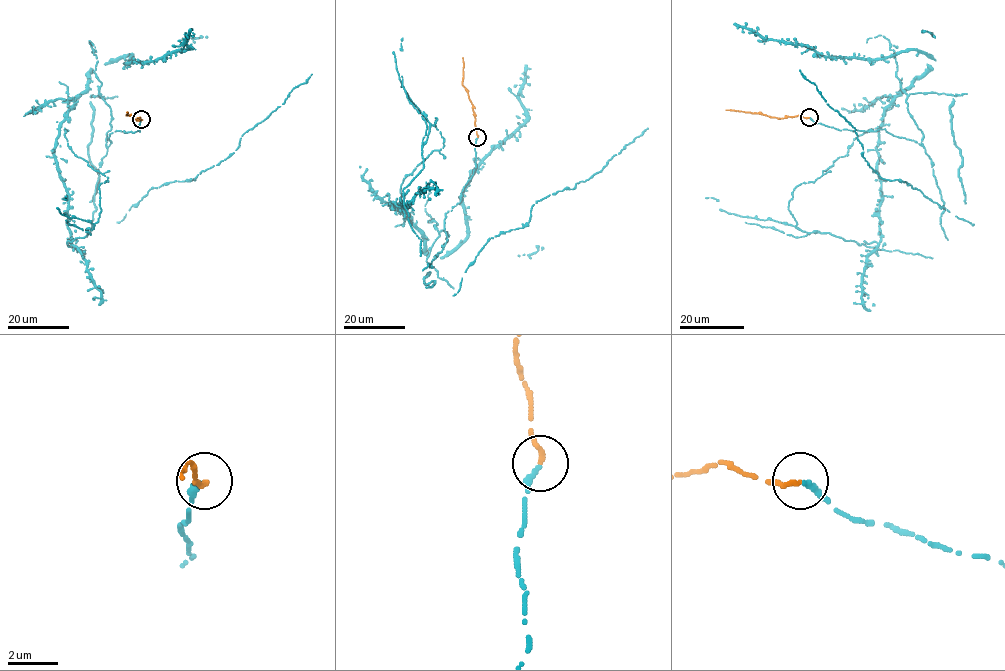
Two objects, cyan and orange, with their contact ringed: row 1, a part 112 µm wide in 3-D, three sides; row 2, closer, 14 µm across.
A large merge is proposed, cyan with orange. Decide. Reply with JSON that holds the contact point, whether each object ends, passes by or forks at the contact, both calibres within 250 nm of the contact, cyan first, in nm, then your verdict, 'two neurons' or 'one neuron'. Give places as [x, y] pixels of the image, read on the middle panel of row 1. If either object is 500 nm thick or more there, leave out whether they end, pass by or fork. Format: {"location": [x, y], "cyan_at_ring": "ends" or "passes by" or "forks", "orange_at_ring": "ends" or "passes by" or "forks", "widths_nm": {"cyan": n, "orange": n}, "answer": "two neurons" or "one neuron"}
{"location": [477, 137], "cyan_at_ring": "ends", "orange_at_ring": "ends", "widths_nm": {"cyan": 280, "orange": 190}, "answer": "one neuron"}

